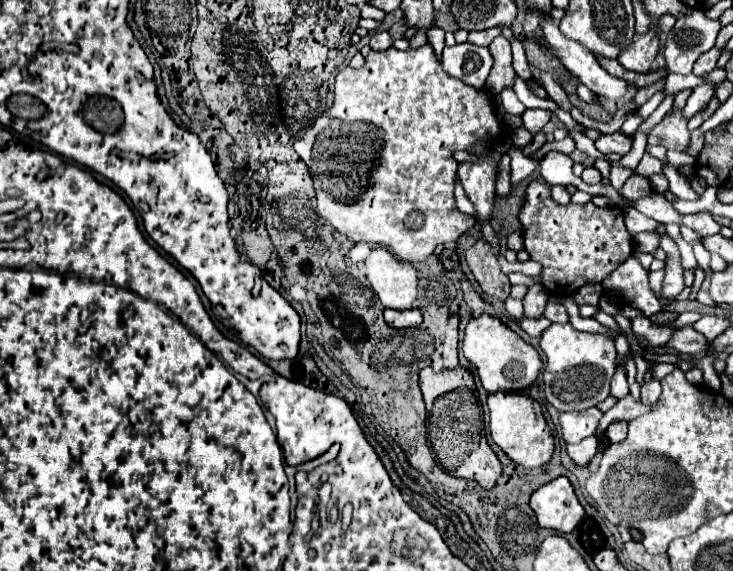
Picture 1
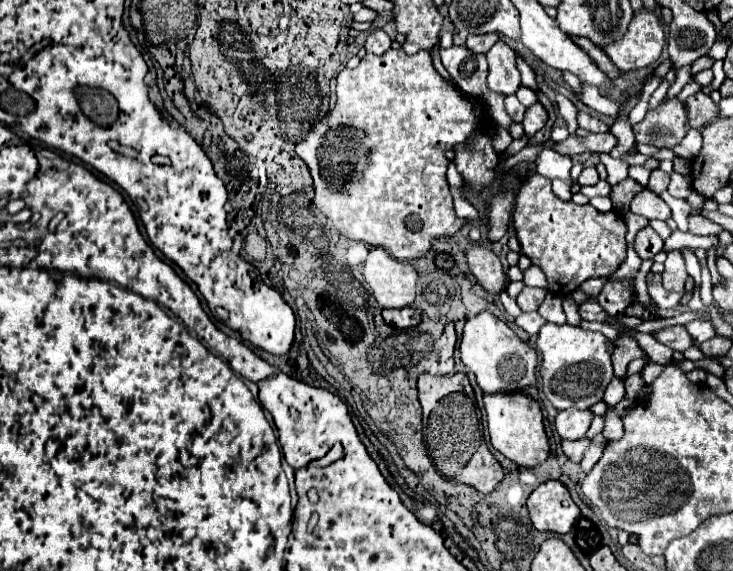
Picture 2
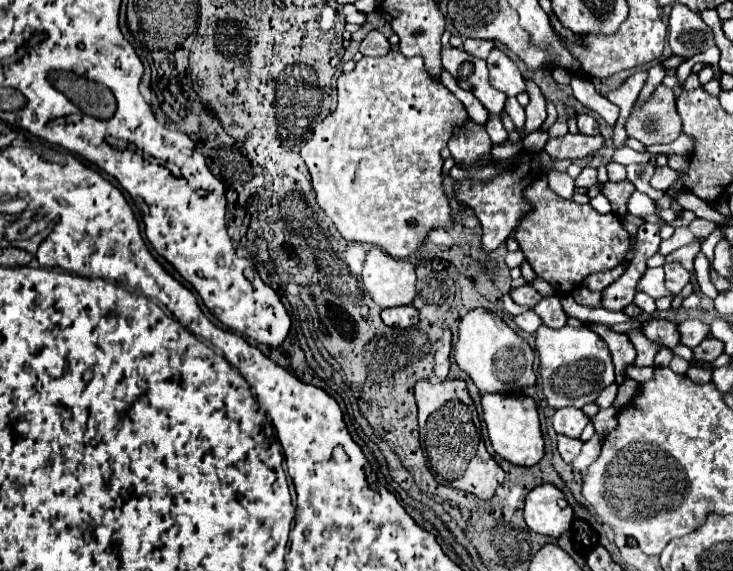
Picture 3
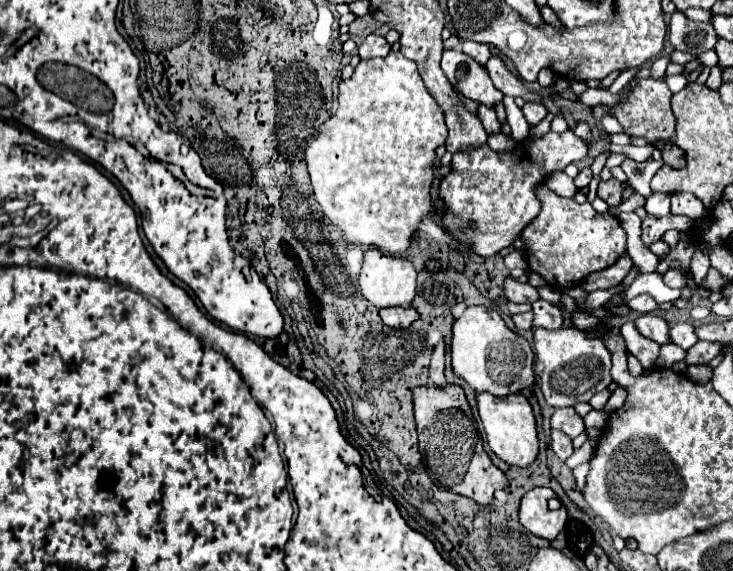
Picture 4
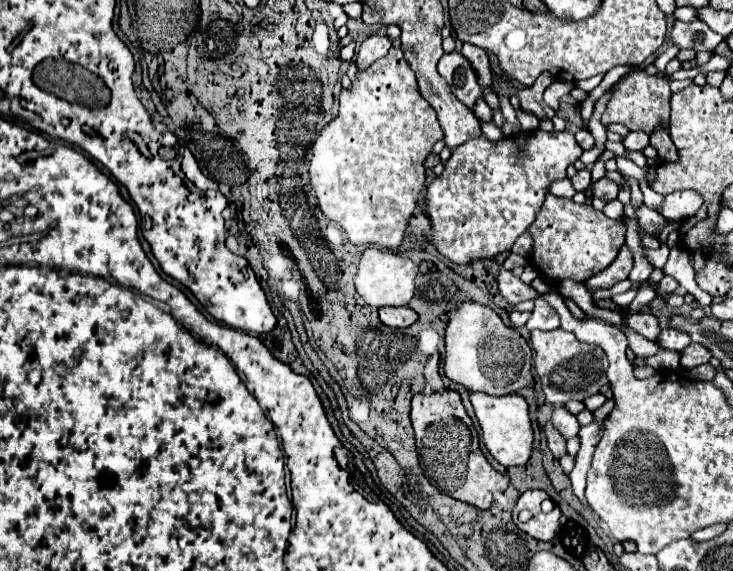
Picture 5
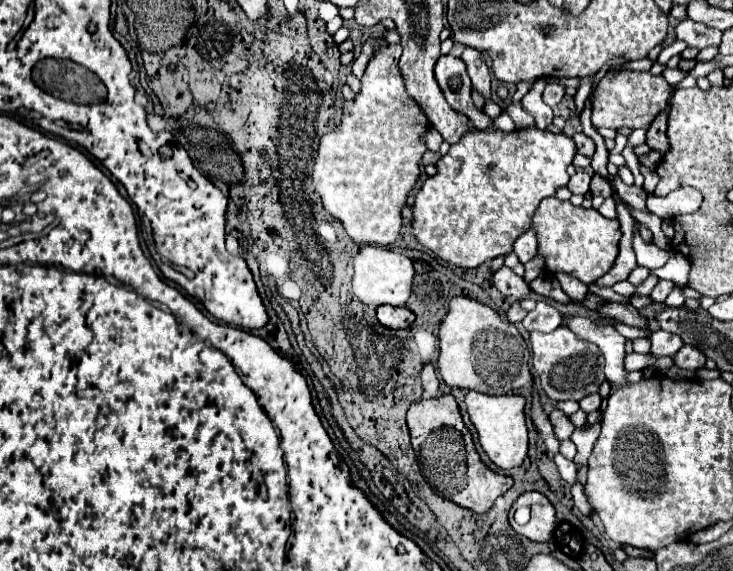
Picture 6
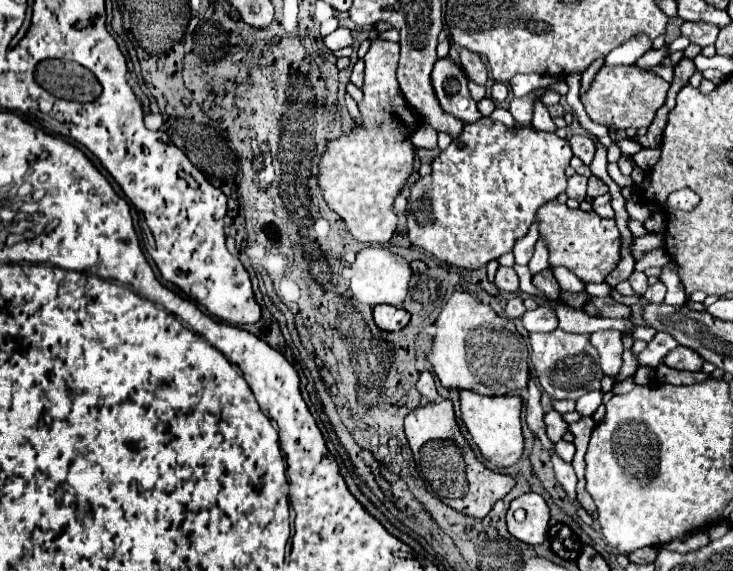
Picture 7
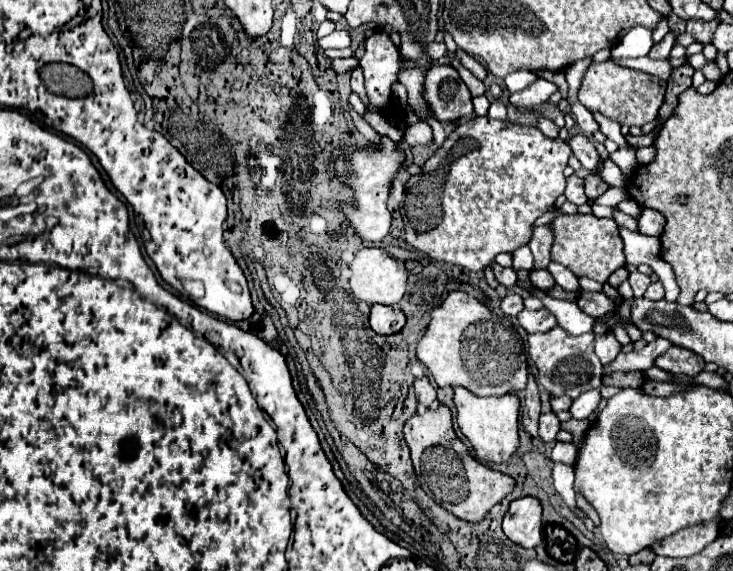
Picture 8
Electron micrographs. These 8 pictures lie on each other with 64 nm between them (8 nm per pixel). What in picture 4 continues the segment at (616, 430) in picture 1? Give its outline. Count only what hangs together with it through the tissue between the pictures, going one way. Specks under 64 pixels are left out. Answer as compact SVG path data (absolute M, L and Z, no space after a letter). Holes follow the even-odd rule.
M590 410L586 416L582 416L582 420L584 420L584 426L586 426L586 428L594 426L594 428L604 430L606 424L608 424L608 414L604 414L604 412L600 412L600 410Z

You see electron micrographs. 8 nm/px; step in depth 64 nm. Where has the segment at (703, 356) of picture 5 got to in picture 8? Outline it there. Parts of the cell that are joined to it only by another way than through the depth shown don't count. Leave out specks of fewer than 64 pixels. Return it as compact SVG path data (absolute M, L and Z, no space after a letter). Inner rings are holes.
M670 346L668 352L660 354L660 360L656 360L656 366L662 368L668 374L674 376L696 376L704 370L704 360L700 360L700 356L696 356L694 352L688 352L680 346Z

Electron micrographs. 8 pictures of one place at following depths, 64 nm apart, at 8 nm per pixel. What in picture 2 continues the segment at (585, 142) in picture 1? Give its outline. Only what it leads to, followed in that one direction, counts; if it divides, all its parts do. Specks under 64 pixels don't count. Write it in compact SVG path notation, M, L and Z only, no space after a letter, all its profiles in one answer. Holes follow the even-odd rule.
M556 93L555 99L558 113L566 121L569 134L576 135L578 128L576 120L577 108L571 100L560 93ZM597 153L607 170L607 182L613 186L628 177L629 165L607 153Z

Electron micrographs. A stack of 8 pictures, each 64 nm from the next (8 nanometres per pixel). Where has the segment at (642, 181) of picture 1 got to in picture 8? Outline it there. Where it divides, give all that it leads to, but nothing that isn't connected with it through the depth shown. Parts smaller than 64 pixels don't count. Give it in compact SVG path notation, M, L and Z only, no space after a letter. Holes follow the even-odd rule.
M590 174L584 178L584 190L590 202L594 202L598 196L602 196L608 190L608 184L598 176L598 174Z

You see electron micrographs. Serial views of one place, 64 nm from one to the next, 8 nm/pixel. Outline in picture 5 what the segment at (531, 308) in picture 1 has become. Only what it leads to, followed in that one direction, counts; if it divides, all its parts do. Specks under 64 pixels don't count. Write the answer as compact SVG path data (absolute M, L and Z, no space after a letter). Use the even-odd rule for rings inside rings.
M500 270L498 276L496 276L496 282L498 282L498 290L500 294L506 298L508 304L516 306L518 302L522 300L536 300L538 298L538 292L530 286L530 284L524 284L518 276L514 276L510 270Z

